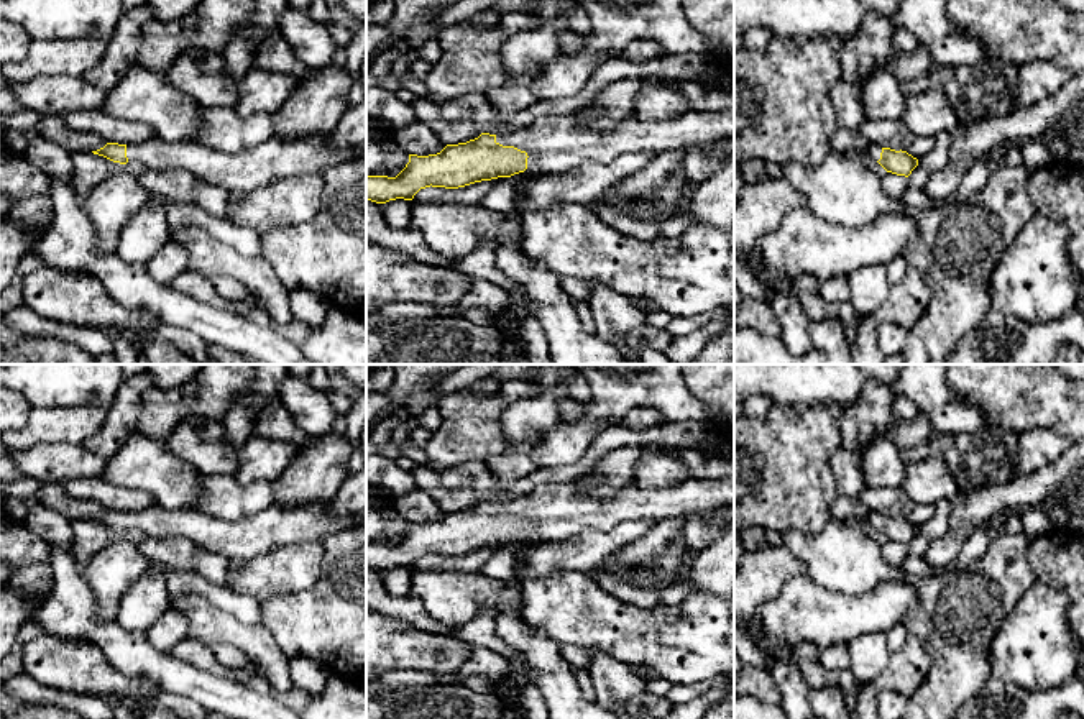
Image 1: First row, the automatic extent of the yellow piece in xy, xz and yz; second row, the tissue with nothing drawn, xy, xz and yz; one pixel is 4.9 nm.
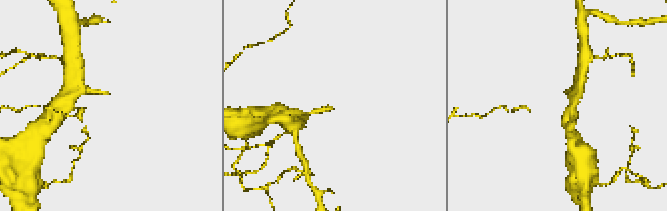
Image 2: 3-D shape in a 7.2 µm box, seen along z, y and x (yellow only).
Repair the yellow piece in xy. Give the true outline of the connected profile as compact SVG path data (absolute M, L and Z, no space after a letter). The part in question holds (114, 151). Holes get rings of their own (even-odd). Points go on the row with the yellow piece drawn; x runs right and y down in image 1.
M322 131L292 140L271 138L238 154L161 138L140 144L107 143L92 153L120 164L136 163L143 169L184 169L195 181L248 194L282 177L322 174L327 167L366 156L366 143L340 148L330 133Z

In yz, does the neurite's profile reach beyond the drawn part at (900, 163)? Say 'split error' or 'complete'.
split error

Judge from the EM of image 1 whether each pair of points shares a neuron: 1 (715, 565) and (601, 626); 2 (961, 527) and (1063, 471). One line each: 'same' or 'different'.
1: different
2: same

